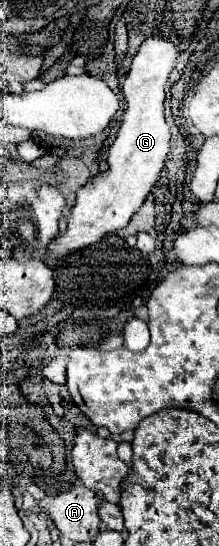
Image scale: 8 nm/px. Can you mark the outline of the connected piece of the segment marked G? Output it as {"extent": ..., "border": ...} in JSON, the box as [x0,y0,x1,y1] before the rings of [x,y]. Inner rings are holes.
{"extent":[44,35,174,267],"border":[[[158,35],[144,39],[122,83],[126,111],[118,137],[108,151],[108,171],[94,175],[78,189],[76,205],[68,219],[68,231],[60,233],[58,239],[48,245],[50,255],[44,261],[50,267],[54,267],[70,251],[94,245],[106,233],[114,233],[116,229],[126,227],[128,219],[142,207],[148,193],[160,179],[160,173],[166,167],[166,155],[170,151],[170,131],[164,119],[164,85],[172,69],[174,63],[172,67],[166,65],[166,39]],[[138,59],[142,63],[138,63]]]}

